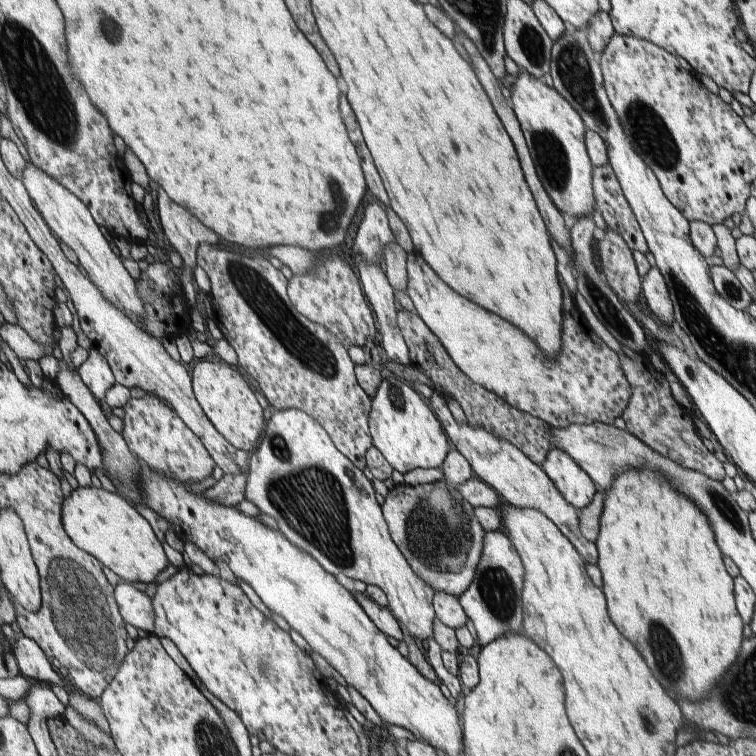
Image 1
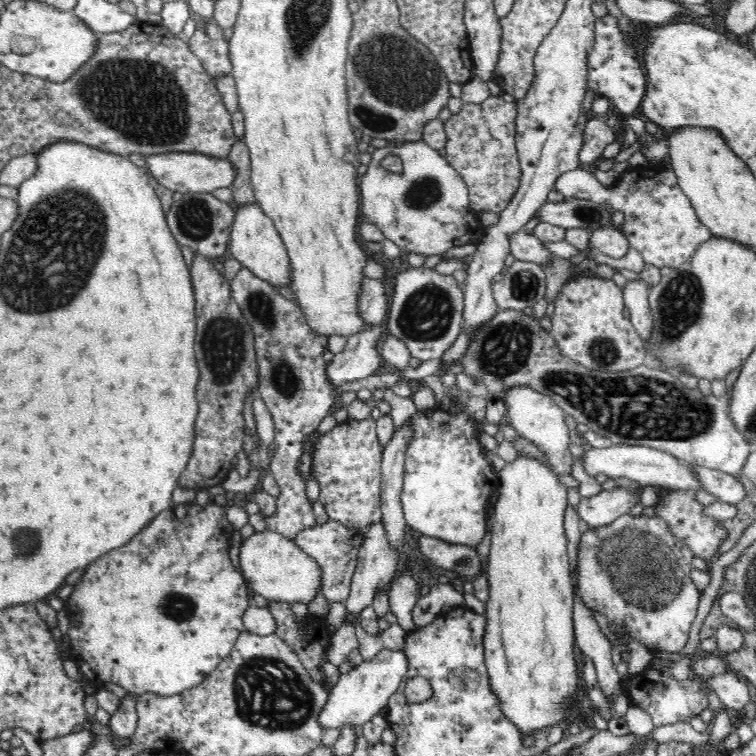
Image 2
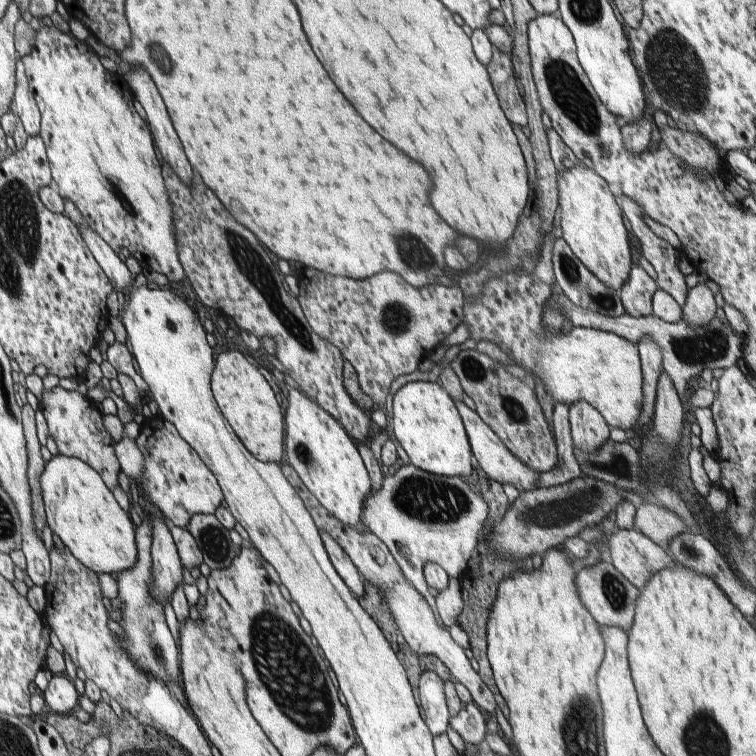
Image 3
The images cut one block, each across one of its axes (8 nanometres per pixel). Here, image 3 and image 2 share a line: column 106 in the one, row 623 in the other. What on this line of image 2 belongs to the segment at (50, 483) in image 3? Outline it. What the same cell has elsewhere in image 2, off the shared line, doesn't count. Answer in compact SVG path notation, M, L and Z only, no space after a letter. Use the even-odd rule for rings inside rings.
M524 453L518 454L513 462L507 462L499 471L497 480L500 495L494 499L491 545L486 564L490 600L486 604L488 620L484 628L484 659L490 689L500 699L503 714L520 729L524 745L530 746L537 730L560 724L568 716L568 702L574 700L578 688L573 627L575 588L564 533L568 487L544 461Z

